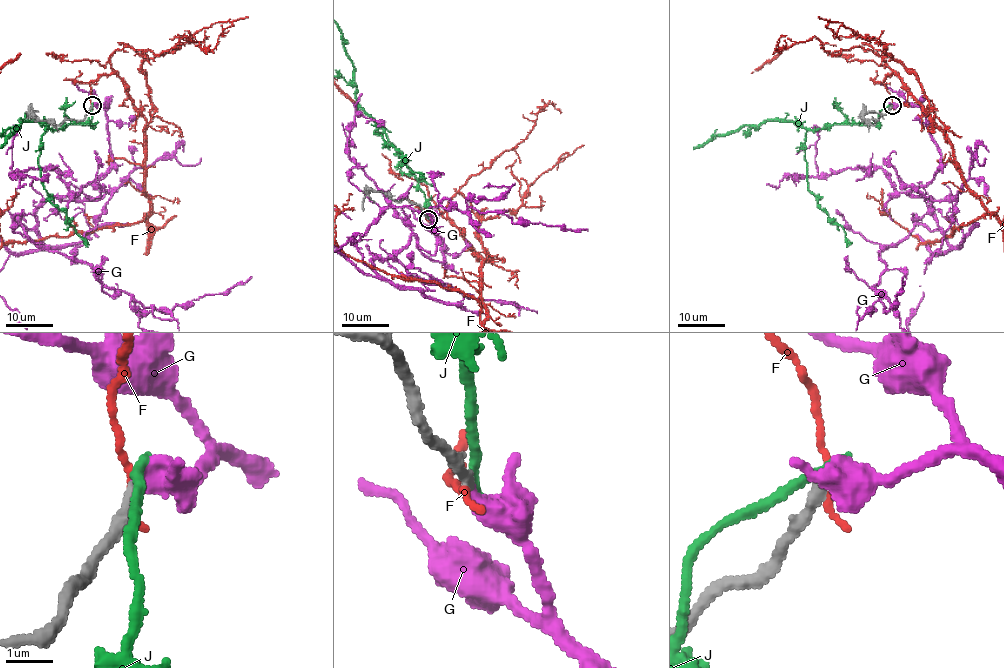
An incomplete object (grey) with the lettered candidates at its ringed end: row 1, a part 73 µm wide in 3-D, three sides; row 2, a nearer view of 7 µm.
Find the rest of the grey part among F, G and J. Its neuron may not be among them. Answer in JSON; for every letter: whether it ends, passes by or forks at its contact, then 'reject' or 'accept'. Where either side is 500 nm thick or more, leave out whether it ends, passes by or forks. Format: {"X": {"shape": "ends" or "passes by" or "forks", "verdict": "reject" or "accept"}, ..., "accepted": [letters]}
{"F": {"shape": "ends", "verdict": "reject"}, "G": {"shape": "ends", "verdict": "accept"}, "J": {"shape": "ends", "verdict": "reject"}, "accepted": ["G"]}

